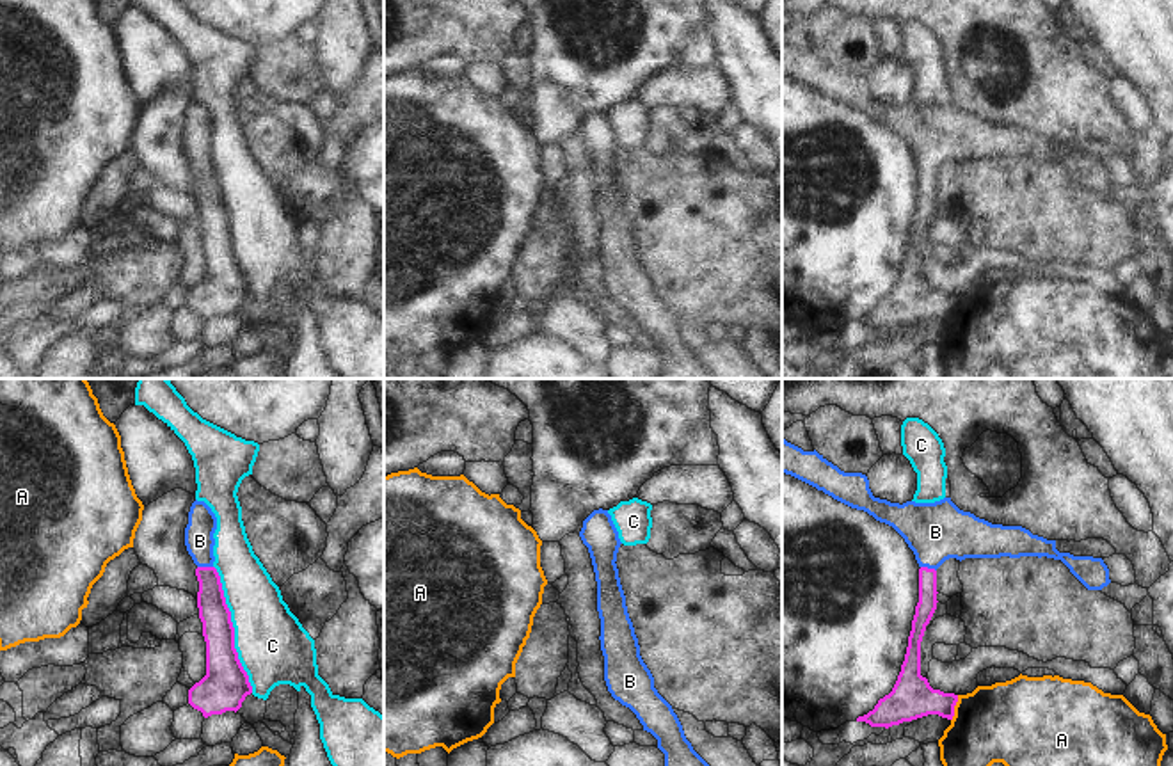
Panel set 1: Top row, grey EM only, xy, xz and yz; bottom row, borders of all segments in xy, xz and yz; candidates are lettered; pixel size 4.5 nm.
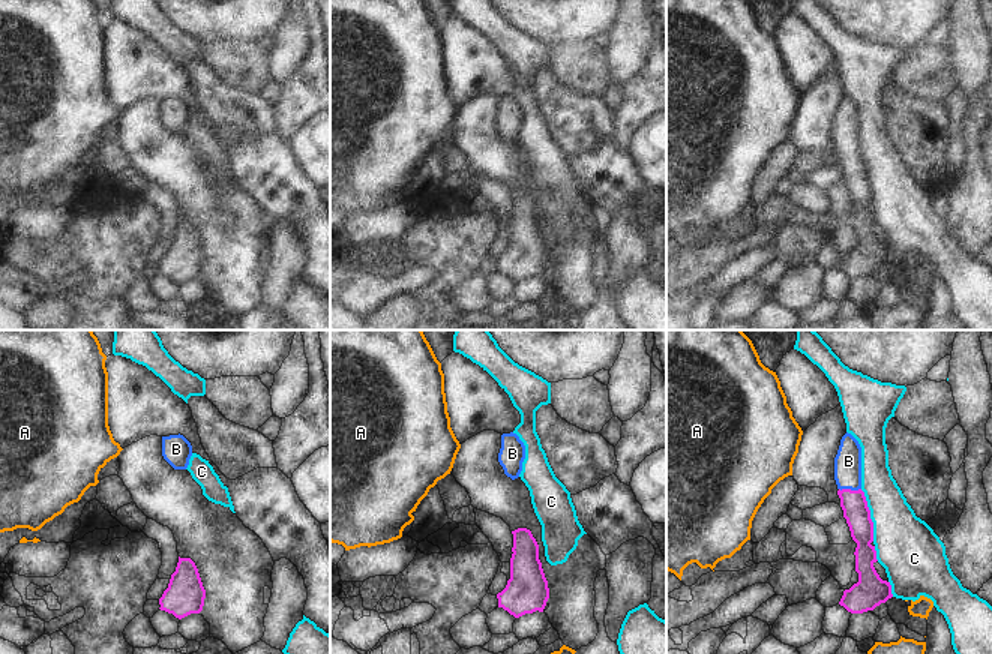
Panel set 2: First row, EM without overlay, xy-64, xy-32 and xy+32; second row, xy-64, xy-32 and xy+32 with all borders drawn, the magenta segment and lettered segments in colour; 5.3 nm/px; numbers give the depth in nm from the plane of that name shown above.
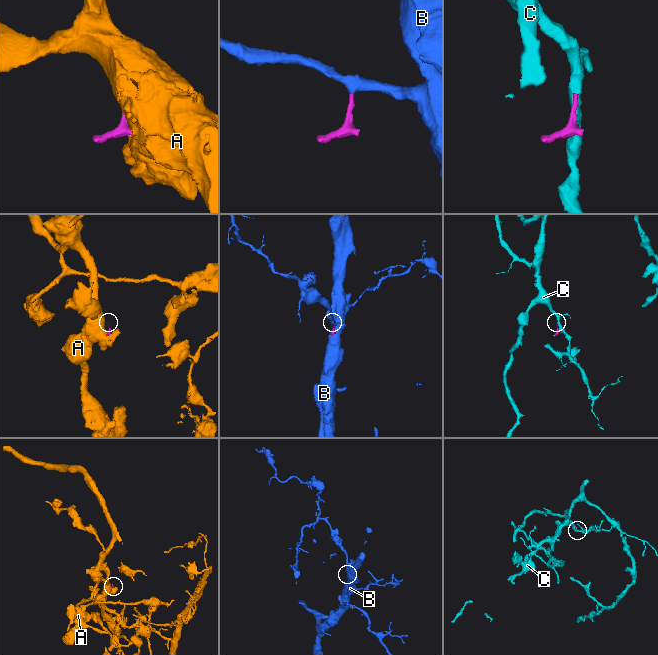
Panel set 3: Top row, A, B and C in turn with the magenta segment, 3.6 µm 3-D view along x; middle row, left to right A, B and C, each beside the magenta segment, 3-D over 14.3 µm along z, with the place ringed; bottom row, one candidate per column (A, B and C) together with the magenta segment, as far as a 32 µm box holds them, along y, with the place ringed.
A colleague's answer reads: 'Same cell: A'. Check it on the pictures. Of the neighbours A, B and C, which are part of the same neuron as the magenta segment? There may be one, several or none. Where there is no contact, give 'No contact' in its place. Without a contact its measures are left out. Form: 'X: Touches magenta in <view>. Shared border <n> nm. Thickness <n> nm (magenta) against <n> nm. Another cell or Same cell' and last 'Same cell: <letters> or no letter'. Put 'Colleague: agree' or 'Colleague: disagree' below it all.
A: Touches magenta in yz. Shared border 120 nm. Thickness 200 nm (magenta) against 360 nm. Another cell
B: Touches magenta in xy. Shared border 70 nm. Thickness 140 nm (magenta) against 130 nm. Same cell
C: Touches magenta in xy. Shared border 600 nm. Thickness 200 nm (magenta) against 320 nm. Another cell
Same cell: B.
Colleague: disagree

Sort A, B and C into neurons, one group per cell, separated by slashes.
A / B / C

